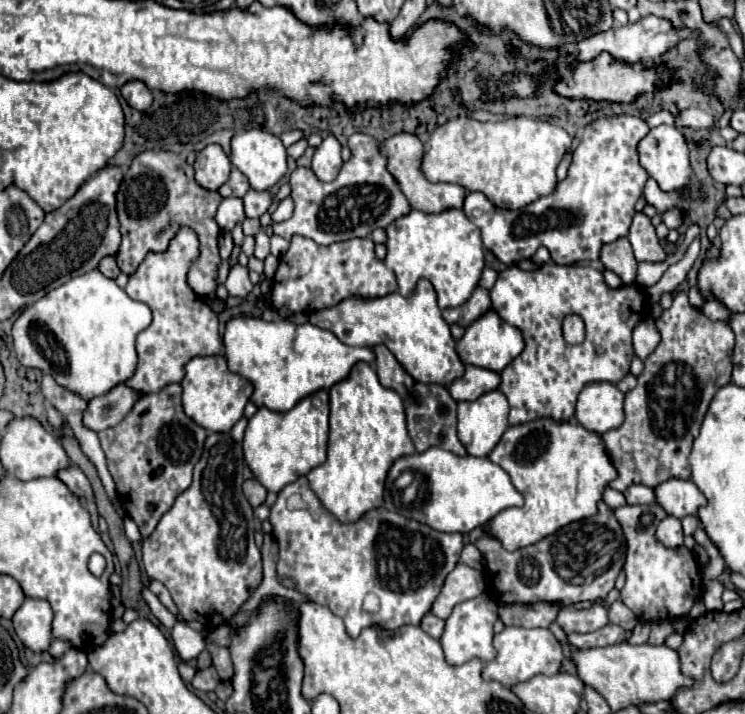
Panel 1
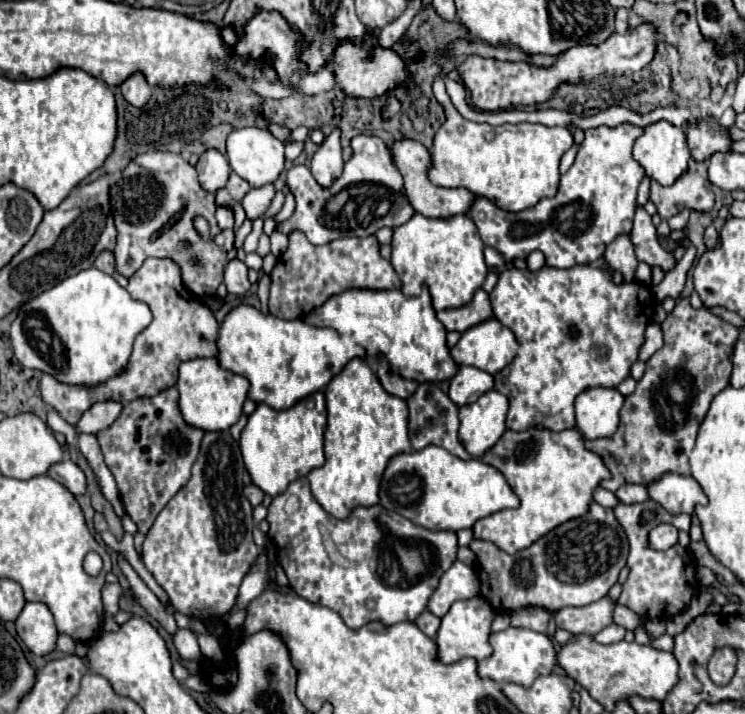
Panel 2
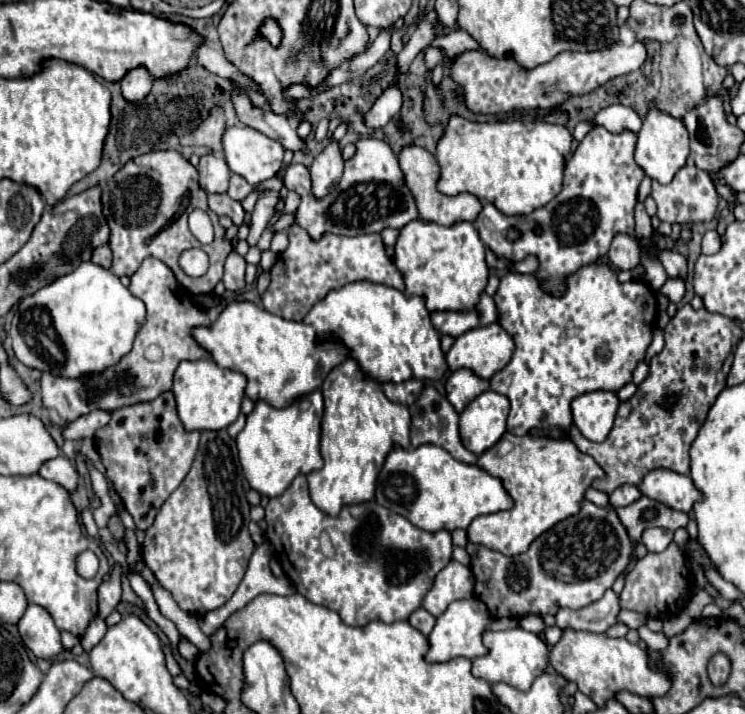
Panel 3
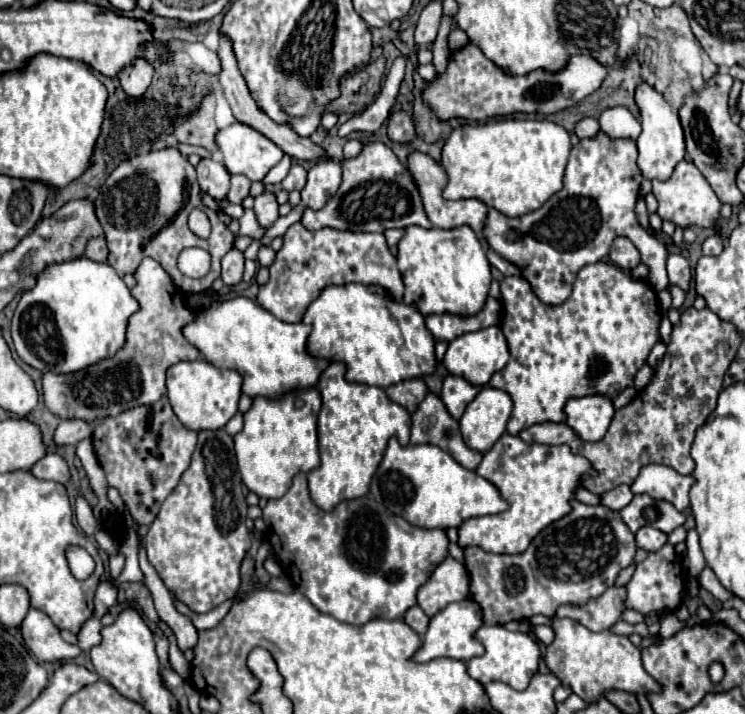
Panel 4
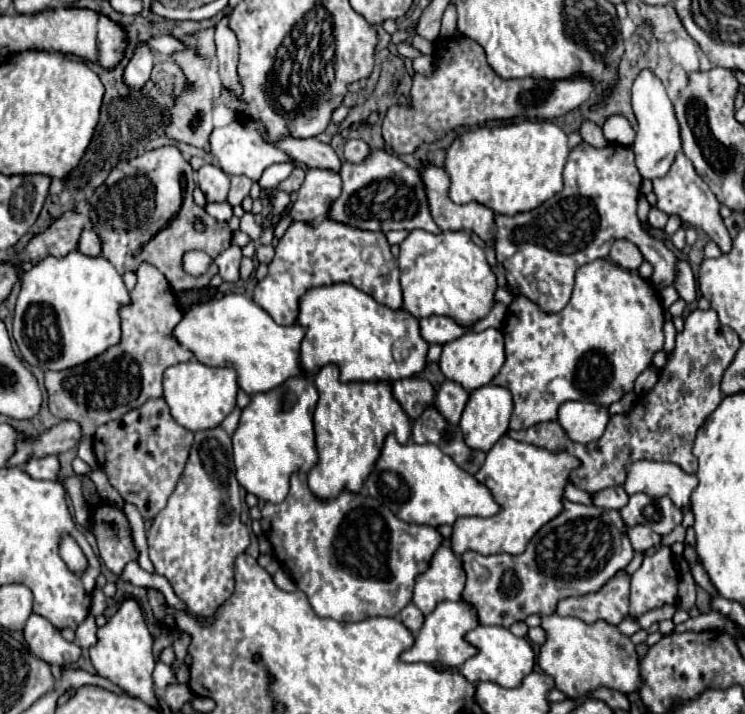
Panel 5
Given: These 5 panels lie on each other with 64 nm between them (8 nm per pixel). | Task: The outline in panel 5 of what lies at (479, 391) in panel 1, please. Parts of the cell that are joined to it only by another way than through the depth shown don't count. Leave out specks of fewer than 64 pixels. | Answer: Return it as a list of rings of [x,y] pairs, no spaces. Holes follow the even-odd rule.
[[[446,380],[444,386],[438,390],[434,404],[436,404],[436,408],[440,410],[440,414],[448,422],[458,424],[458,420],[462,416],[462,410],[464,410],[464,406],[468,402],[468,398],[470,398],[470,392],[464,390],[462,384],[452,382],[452,380]]]

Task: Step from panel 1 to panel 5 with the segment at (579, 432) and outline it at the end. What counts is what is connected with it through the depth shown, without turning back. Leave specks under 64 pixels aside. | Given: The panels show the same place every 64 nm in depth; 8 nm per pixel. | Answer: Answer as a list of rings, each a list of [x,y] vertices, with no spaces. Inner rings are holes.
[[[502,436],[492,450],[486,454],[482,468],[476,478],[490,488],[502,510],[490,518],[460,518],[454,522],[452,550],[464,554],[468,548],[480,554],[520,554],[524,552],[530,538],[552,518],[556,518],[564,506],[564,488],[570,482],[570,472],[580,466],[580,460],[570,456],[566,450],[548,452],[532,444],[518,442],[510,436]]]

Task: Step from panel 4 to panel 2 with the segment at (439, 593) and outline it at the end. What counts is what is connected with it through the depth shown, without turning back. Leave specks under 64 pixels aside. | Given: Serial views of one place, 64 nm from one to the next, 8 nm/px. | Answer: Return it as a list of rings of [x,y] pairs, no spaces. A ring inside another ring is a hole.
[[[456,560],[440,578],[436,592],[428,602],[428,610],[442,618],[456,600],[468,600],[474,596],[480,596],[480,578],[474,568]]]

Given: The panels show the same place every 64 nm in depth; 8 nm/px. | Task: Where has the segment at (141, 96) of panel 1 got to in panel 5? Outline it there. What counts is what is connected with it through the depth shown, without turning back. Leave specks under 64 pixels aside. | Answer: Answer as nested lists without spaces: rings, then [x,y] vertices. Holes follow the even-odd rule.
[[[140,44],[124,70],[124,84],[130,90],[140,90],[150,80],[150,72],[152,72],[152,54],[144,44]]]

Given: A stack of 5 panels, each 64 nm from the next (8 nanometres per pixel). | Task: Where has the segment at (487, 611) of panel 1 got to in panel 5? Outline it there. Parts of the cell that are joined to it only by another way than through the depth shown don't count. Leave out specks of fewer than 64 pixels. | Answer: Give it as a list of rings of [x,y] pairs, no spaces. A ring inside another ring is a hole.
[[[444,602],[438,604],[432,614],[426,616],[422,630],[416,634],[416,642],[410,650],[402,654],[404,662],[430,662],[436,666],[456,666],[460,668],[468,658],[478,654],[478,648],[466,640],[466,632],[478,626],[478,614],[468,602]]]

